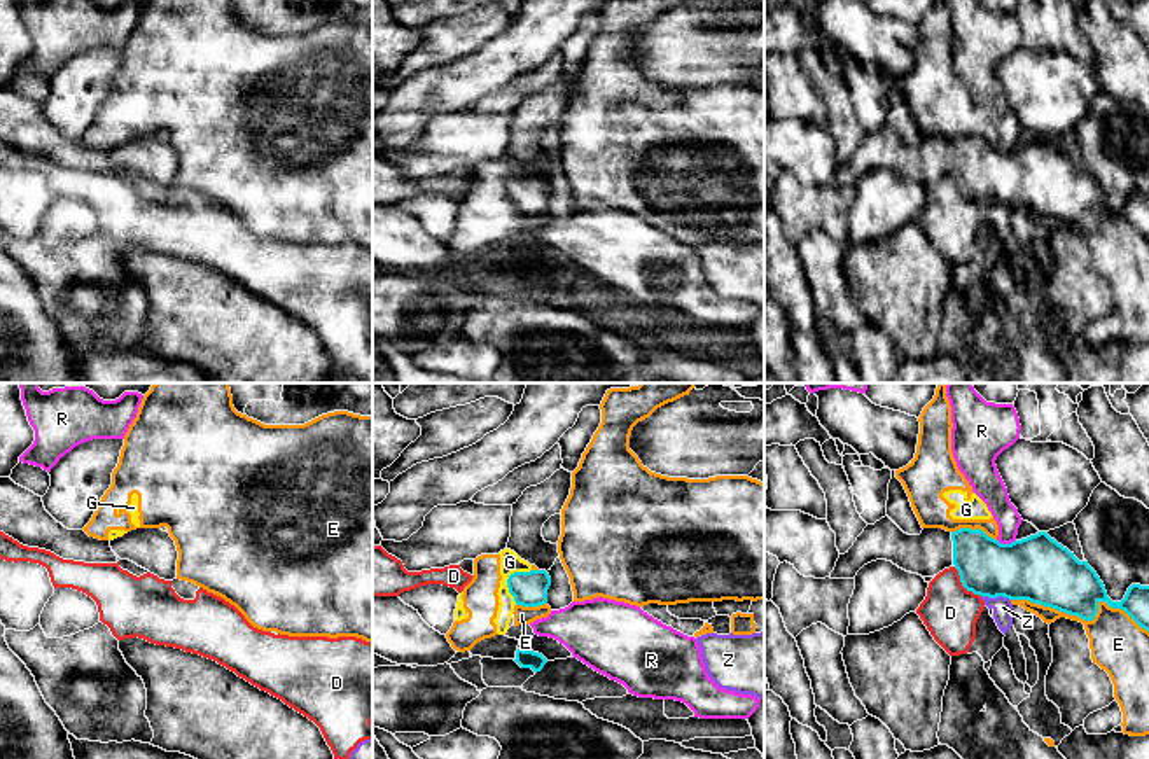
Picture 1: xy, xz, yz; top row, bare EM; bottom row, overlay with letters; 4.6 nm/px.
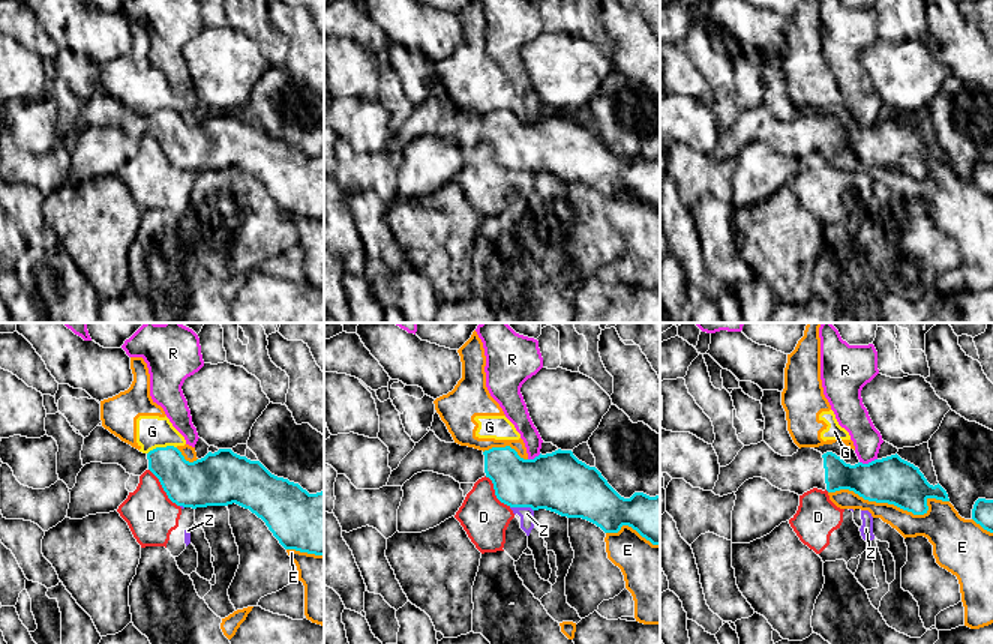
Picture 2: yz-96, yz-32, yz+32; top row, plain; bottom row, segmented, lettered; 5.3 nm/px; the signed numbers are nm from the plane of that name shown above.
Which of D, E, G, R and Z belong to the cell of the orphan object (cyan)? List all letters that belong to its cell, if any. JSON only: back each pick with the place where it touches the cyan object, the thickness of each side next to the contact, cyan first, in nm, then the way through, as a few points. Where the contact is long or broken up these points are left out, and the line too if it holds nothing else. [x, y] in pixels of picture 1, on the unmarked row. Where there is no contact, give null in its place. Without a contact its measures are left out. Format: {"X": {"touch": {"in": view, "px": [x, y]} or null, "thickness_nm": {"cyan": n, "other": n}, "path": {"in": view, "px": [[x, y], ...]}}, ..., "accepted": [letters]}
{"accepted": []}

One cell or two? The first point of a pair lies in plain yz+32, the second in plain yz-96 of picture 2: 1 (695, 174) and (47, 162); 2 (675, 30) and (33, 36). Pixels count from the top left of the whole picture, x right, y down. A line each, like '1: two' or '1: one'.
1: one
2: one

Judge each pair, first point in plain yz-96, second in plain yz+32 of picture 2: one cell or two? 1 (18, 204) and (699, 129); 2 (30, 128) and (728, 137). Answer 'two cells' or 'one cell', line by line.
1: two cells
2: two cells

